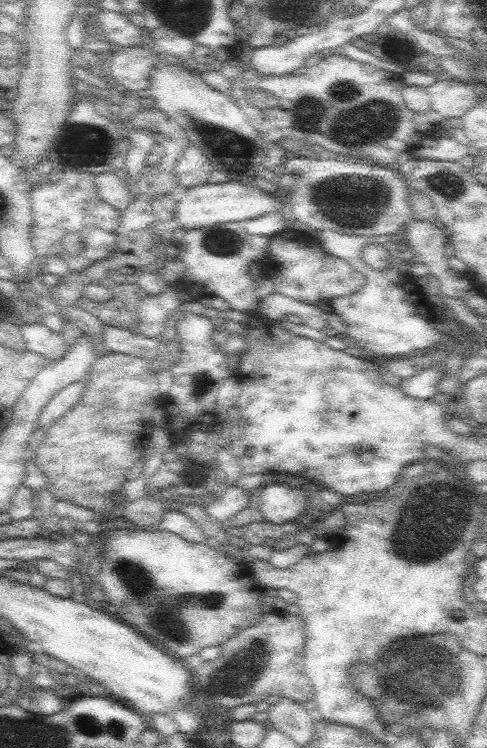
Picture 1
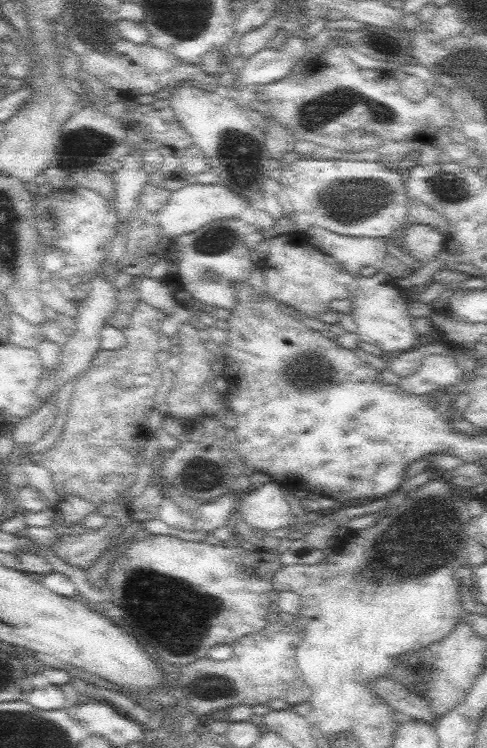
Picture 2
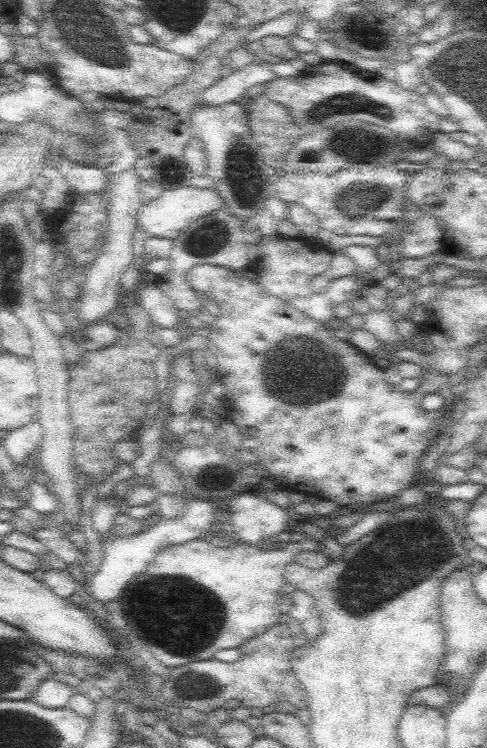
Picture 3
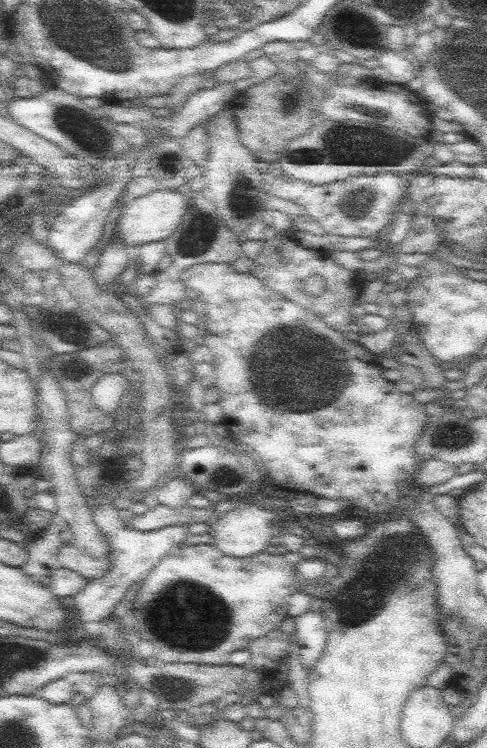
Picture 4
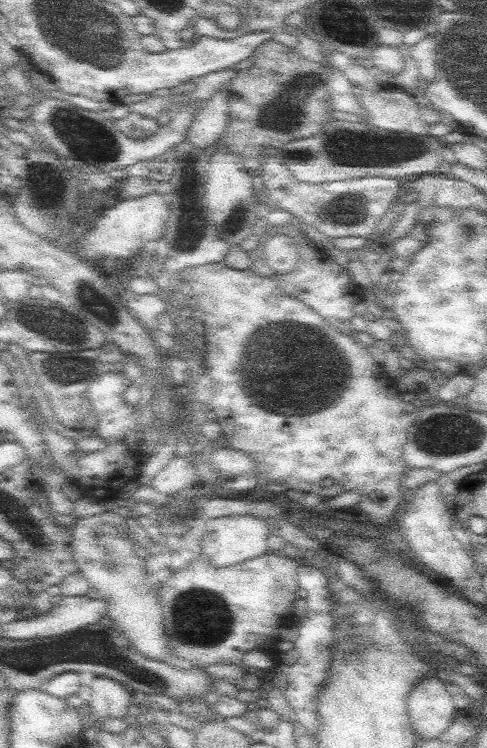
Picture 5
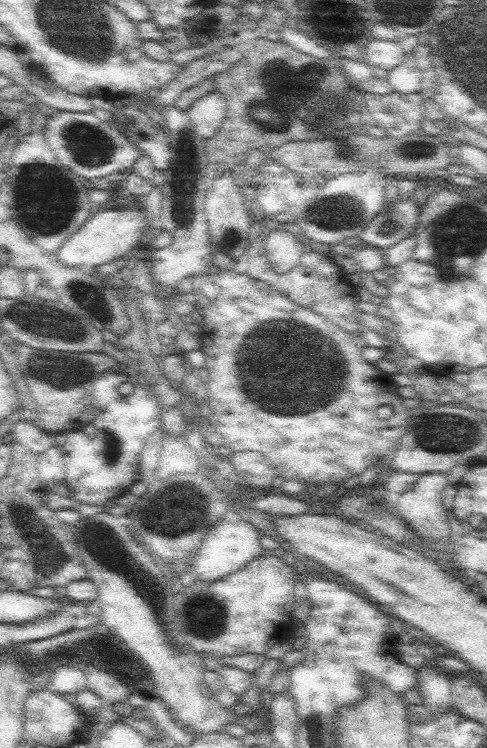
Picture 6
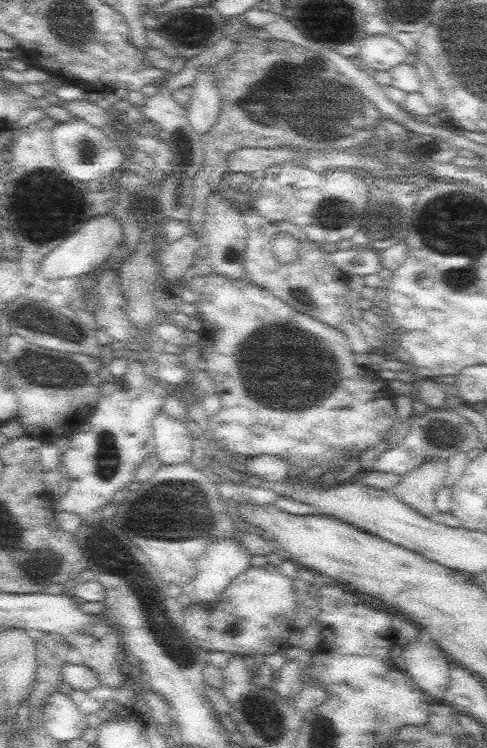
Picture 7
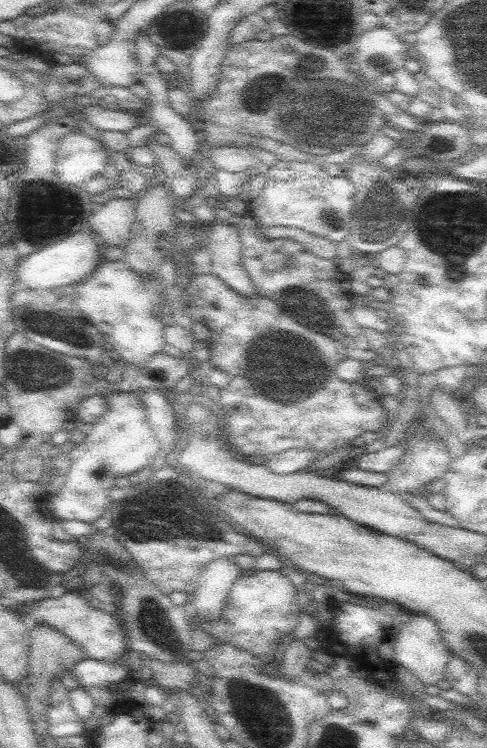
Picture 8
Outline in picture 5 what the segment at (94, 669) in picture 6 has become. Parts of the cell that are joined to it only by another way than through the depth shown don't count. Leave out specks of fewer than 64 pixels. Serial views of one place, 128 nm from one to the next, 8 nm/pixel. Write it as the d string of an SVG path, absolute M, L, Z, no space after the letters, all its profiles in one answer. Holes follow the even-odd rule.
M98 676L90 683L91 706L102 722L111 718L124 718L134 691L125 684L106 676Z

